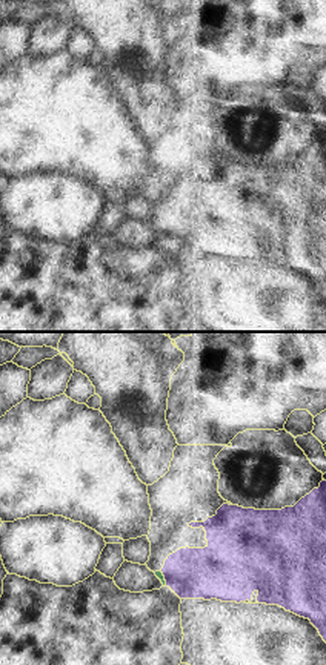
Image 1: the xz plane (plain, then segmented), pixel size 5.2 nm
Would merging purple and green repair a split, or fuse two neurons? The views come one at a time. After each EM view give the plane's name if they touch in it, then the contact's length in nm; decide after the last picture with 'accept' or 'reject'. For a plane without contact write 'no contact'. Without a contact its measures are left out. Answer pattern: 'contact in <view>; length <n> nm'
contact in xz; length 90 nm

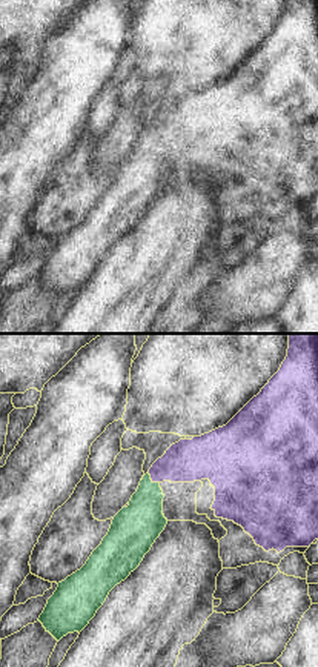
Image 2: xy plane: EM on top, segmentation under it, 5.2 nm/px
contact in xy; length 80 nm

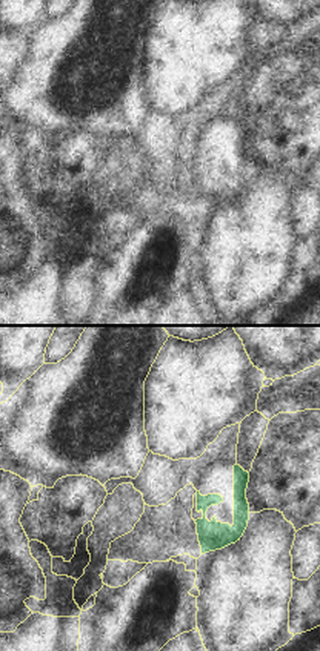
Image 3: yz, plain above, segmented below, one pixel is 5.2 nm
no contact

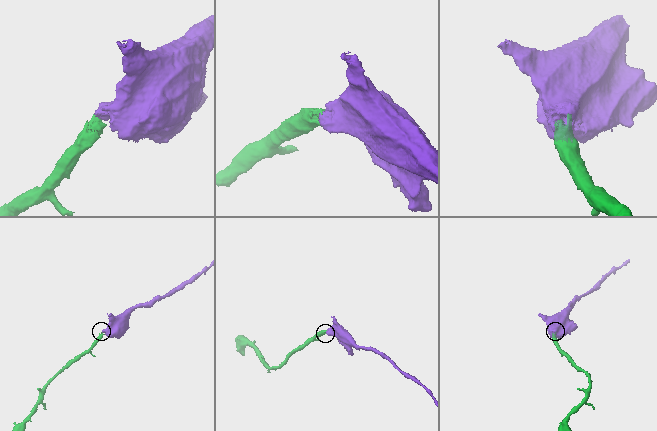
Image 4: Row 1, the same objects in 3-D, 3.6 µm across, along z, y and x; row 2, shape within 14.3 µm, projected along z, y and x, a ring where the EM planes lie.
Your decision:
accept

